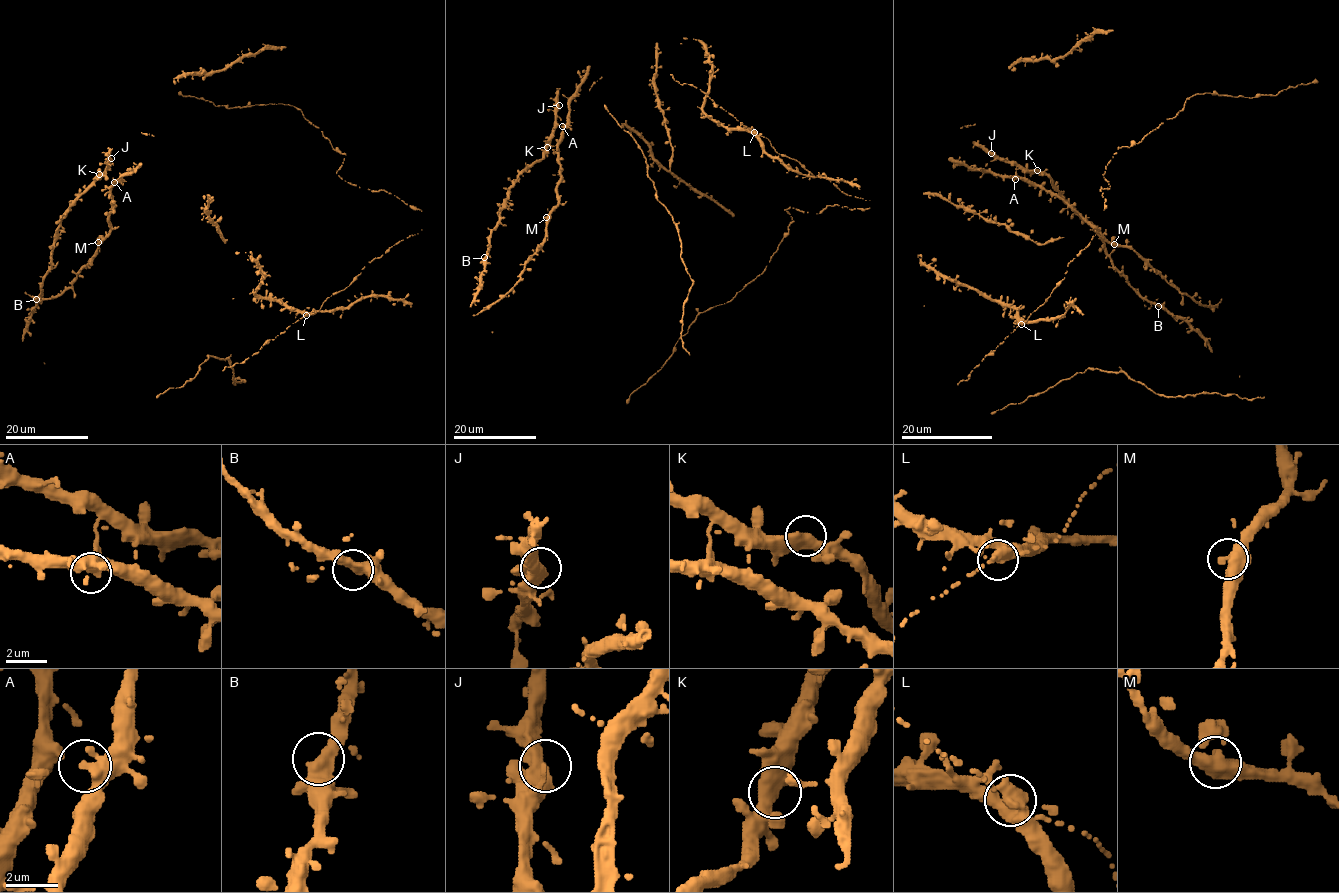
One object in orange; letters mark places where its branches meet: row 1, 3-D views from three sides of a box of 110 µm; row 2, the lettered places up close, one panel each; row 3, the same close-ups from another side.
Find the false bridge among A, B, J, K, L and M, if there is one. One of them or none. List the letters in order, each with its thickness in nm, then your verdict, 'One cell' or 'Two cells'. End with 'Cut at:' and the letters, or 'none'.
A: Thickness 320 nm. One cell
B: Thickness 440 nm. One cell
J: Thickness 360 nm. One cell
K: Thickness 440 nm. One cell
L: Thickness 440 nm. One cell
M: Thickness 400 nm. One cell
Cut at: none

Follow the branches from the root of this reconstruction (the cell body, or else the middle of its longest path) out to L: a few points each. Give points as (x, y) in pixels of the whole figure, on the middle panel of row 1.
L: (714, 121), (730, 128), (749, 128), (754, 133)

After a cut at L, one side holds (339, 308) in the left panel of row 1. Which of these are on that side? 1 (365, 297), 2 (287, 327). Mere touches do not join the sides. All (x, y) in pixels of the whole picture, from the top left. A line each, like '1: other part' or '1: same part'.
1: same part
2: other part

